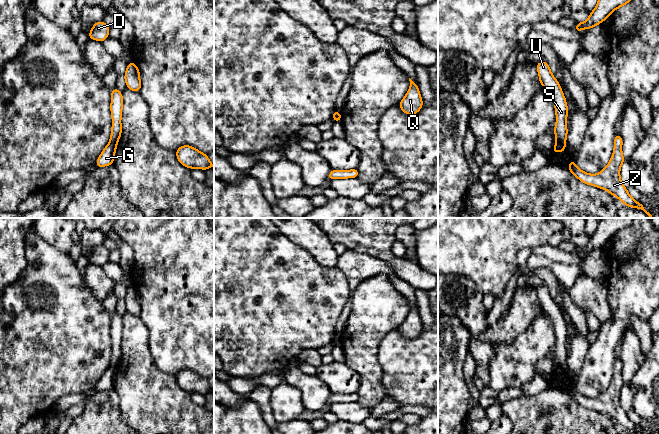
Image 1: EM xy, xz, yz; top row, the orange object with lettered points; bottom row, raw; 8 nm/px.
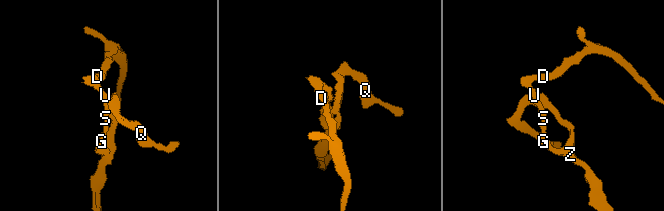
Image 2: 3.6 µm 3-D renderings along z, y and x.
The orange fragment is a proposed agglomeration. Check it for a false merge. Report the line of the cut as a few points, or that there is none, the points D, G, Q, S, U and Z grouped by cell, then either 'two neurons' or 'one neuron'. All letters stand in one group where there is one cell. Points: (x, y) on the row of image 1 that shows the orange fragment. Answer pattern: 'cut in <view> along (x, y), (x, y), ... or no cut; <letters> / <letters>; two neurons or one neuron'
cut in yz along (556, 141), (564, 145); D S U / G Q Z; two neurons

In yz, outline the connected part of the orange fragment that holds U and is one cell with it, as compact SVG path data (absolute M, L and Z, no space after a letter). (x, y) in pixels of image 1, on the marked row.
M546 61L536 63L539 74L539 82L550 93L556 112L556 125L554 127L554 134L556 142L566 145L567 131L567 114L568 106L566 98L562 92L560 84L550 71L550 66Z

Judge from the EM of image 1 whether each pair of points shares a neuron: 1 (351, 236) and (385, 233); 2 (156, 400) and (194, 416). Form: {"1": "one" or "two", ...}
{"1": "one", "2": "one"}

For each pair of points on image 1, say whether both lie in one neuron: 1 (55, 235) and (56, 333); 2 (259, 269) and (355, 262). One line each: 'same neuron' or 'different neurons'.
1: different neurons
2: different neurons

